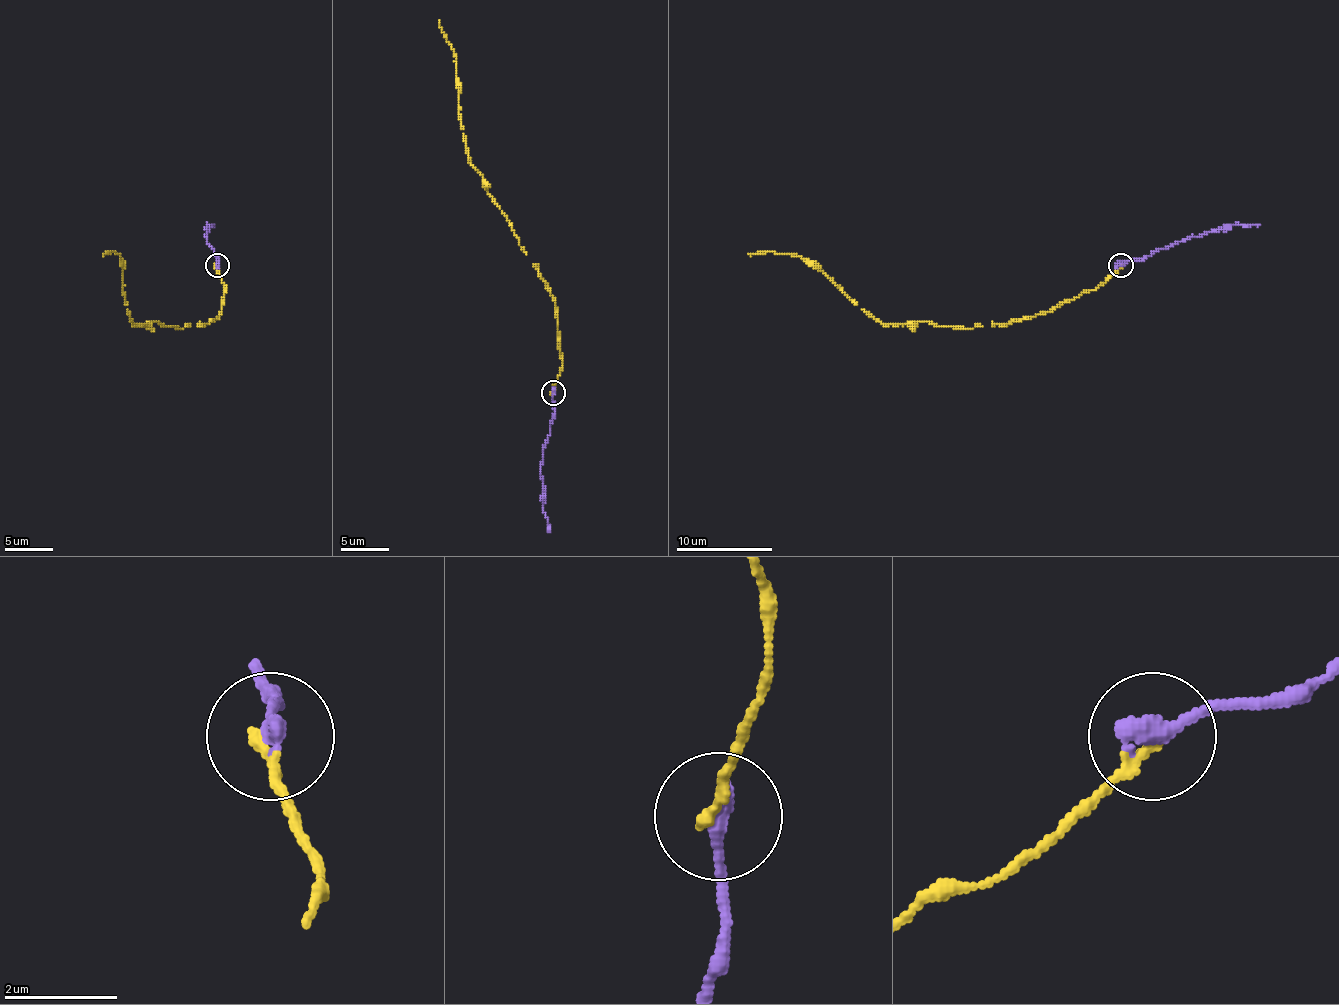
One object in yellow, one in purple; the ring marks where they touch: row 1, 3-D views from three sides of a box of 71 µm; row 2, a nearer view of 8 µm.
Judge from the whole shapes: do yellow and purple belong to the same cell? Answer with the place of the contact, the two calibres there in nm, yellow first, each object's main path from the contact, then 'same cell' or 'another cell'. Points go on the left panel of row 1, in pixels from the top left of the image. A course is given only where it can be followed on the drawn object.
place (217, 265); calibres 200 and 360 nm; course yellow (216, 266), (226, 290), (221, 314), (207, 324), (183, 328), (151, 321), (132, 324), (120, 254), (103, 254); course purple (216, 266), (219, 261), (204, 237), (207, 225), (214, 225); same cell

